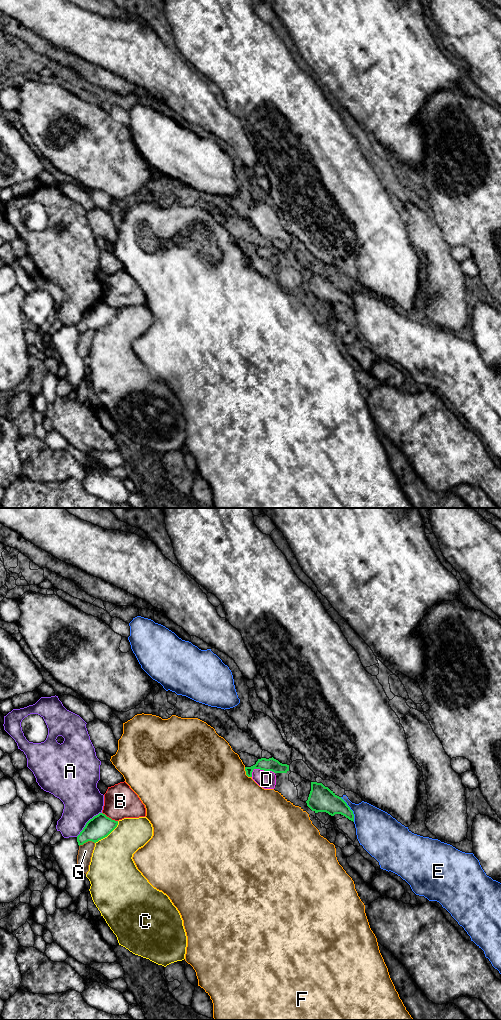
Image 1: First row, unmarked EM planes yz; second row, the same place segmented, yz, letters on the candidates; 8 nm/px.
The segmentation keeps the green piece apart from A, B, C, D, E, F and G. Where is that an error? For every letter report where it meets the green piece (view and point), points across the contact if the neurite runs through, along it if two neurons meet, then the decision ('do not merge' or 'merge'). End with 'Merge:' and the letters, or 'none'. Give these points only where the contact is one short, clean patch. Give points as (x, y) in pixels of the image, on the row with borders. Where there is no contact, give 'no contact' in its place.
A: meets green in yz at (87, 822); do not merge
B: meets green in yz at (110, 818); do not merge
C: meets green in yz at (108, 834); do not merge
D: meets green in yz at (260, 769); border along yz (274, 773), (268, 770), (254, 769), (251, 776); do not merge
E: meets green in yz at (350, 809); do not merge
F: meets green in yz at (246, 773); do not merge
G: meets green in yz at (86, 841); border along yz (94, 842), (87, 841), (79, 846); do not merge
Merge: none

